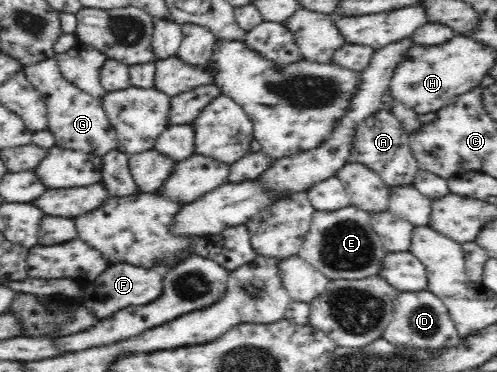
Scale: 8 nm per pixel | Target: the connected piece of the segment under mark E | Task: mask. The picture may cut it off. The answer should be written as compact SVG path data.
M352 205L336 211L315 210L311 224L297 254L328 279L358 279L379 273L388 251L374 232L367 211Z

